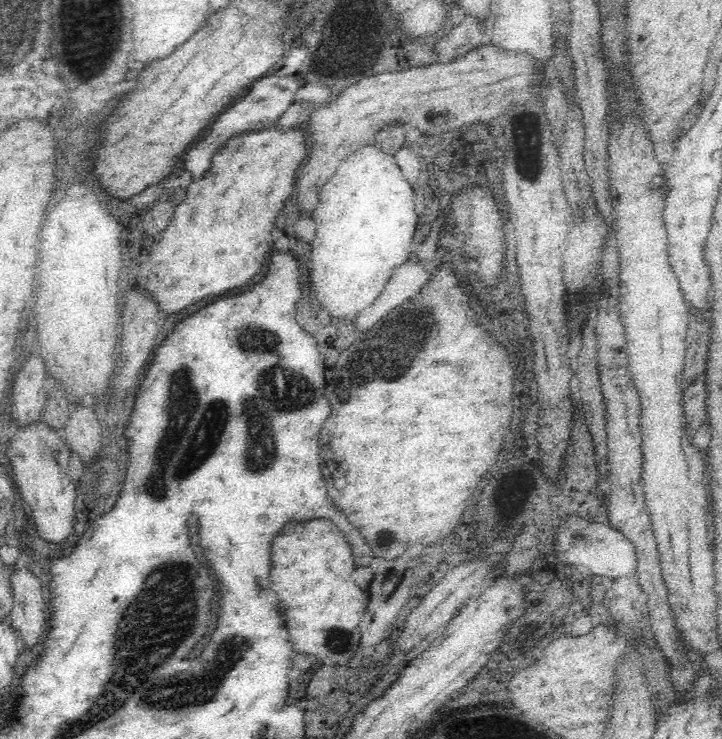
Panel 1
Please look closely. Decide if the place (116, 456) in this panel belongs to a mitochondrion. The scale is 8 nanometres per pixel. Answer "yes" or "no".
no

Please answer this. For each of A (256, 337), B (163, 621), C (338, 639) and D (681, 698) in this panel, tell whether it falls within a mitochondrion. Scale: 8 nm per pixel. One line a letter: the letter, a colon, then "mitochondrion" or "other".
A: mitochondrion
B: mitochondrion
C: mitochondrion
D: other

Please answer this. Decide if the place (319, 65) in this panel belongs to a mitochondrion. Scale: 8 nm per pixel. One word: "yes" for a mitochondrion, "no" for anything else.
no

